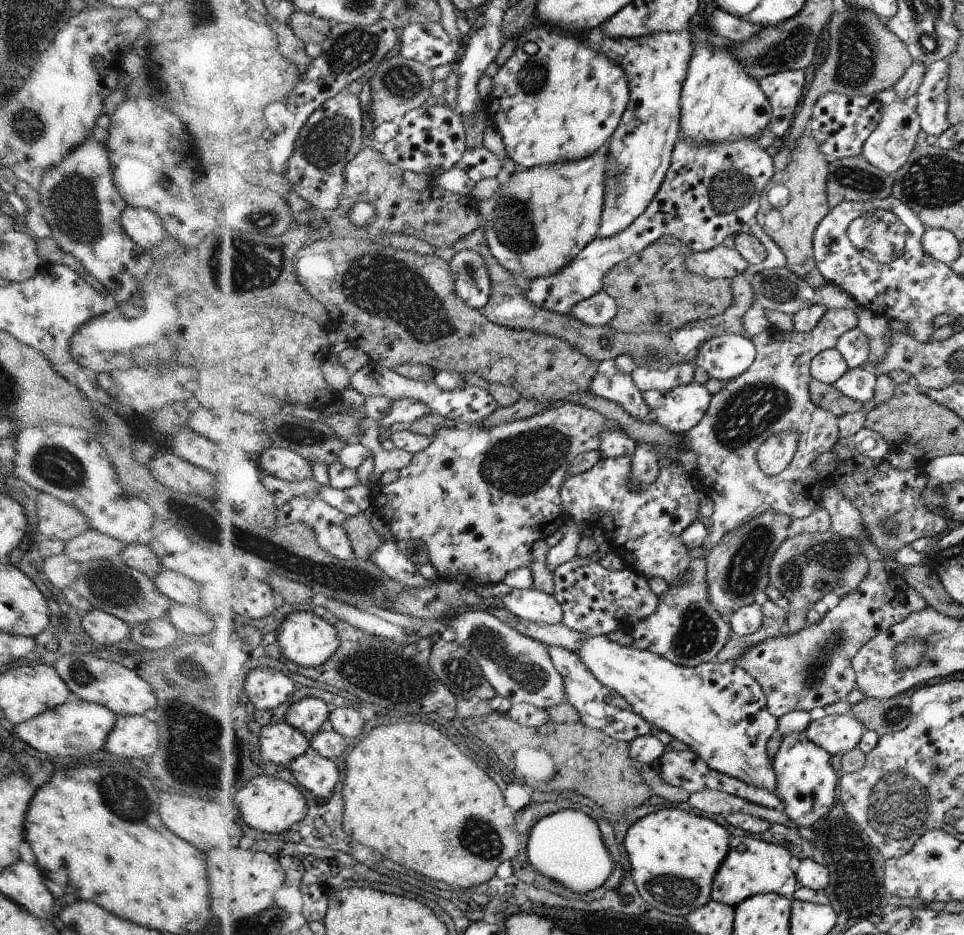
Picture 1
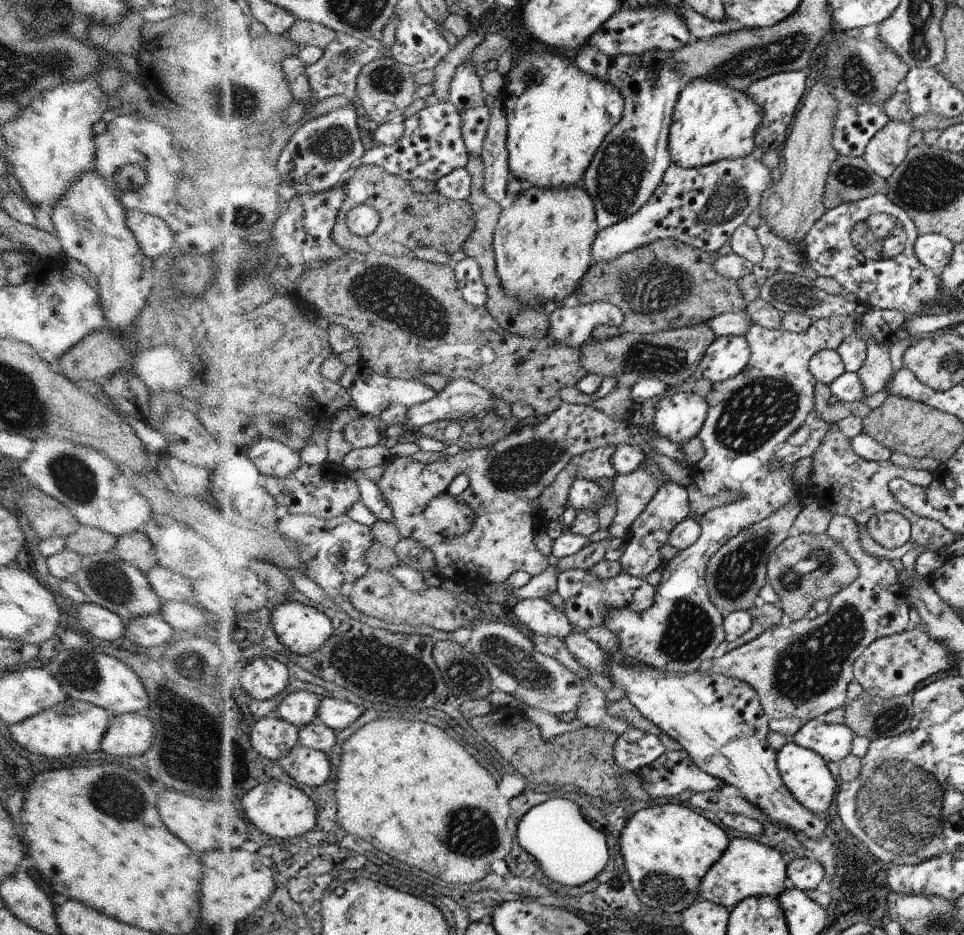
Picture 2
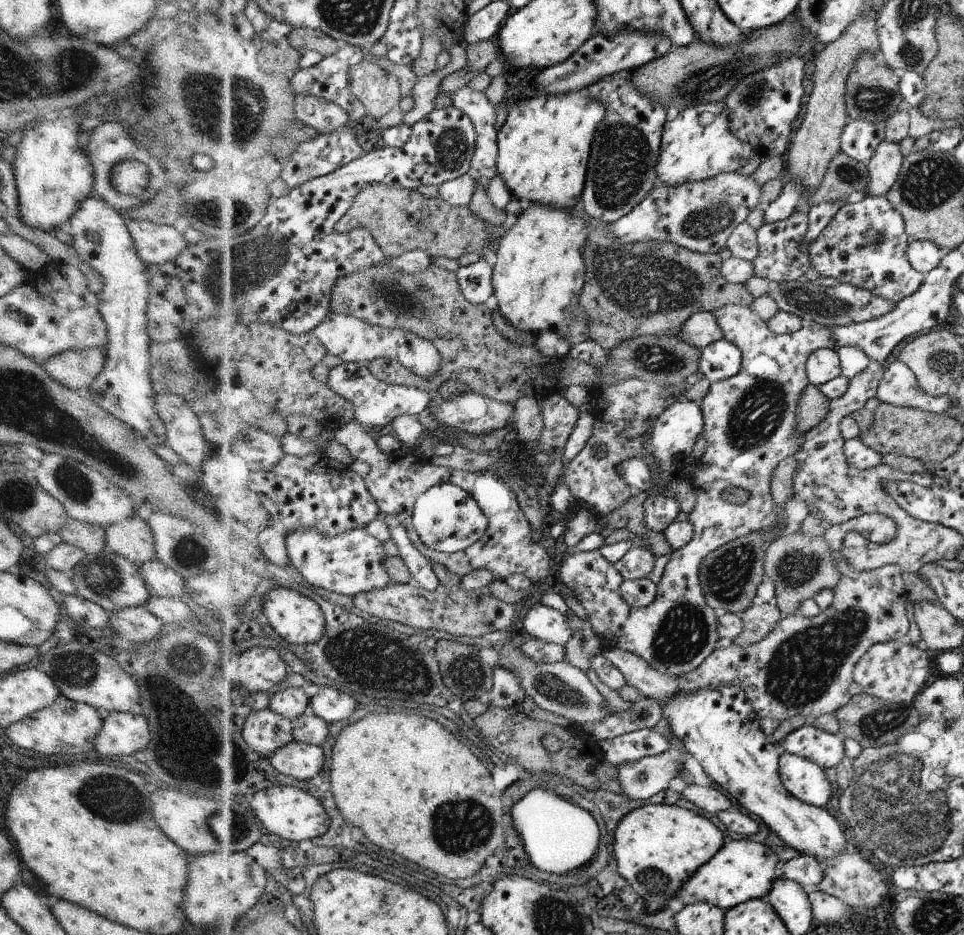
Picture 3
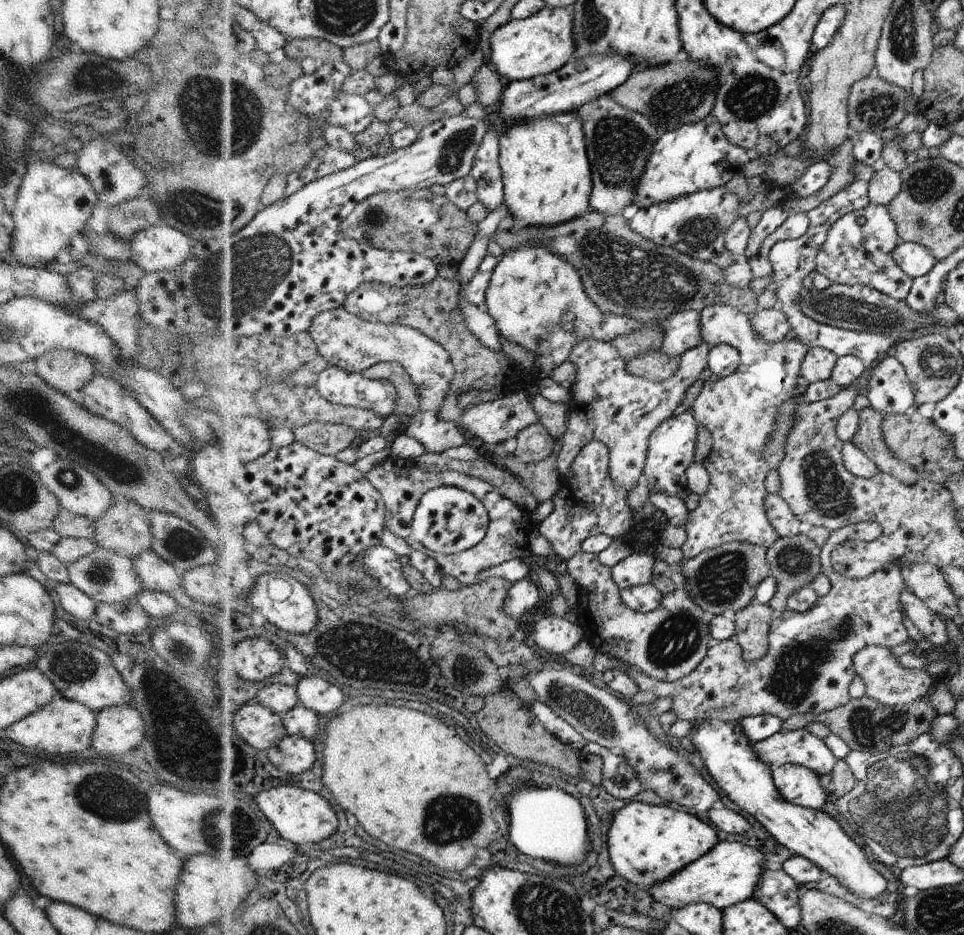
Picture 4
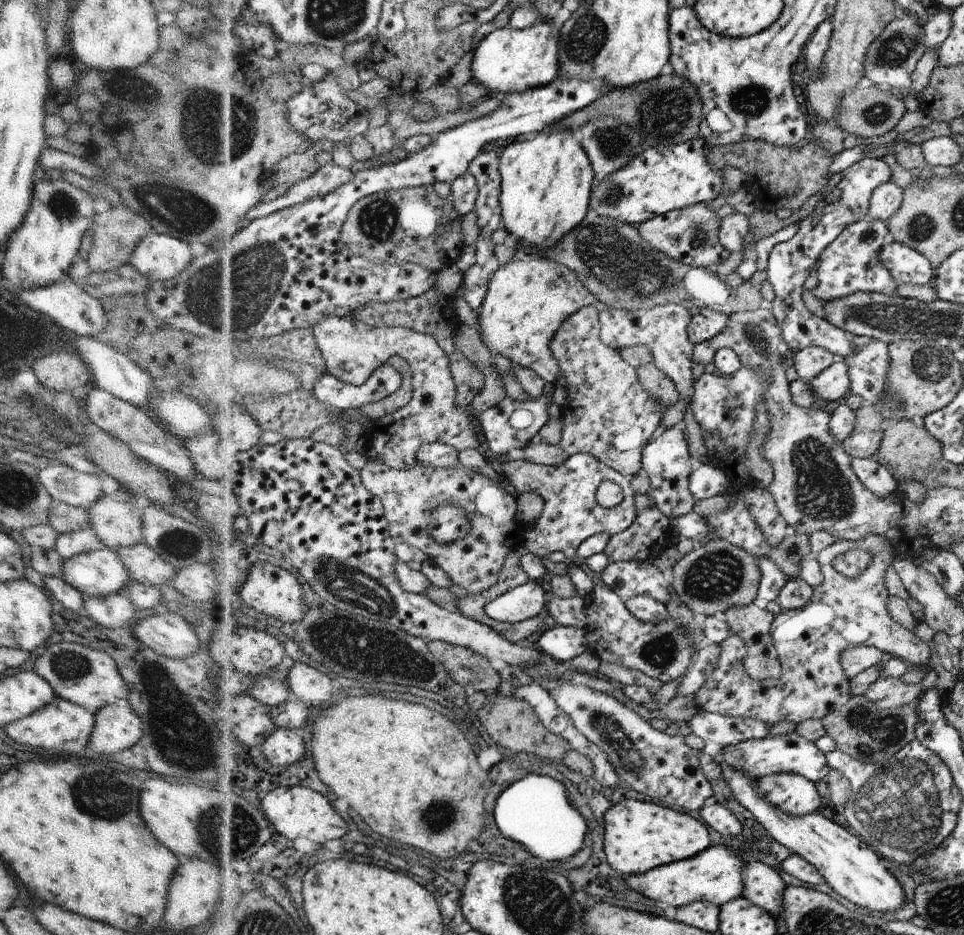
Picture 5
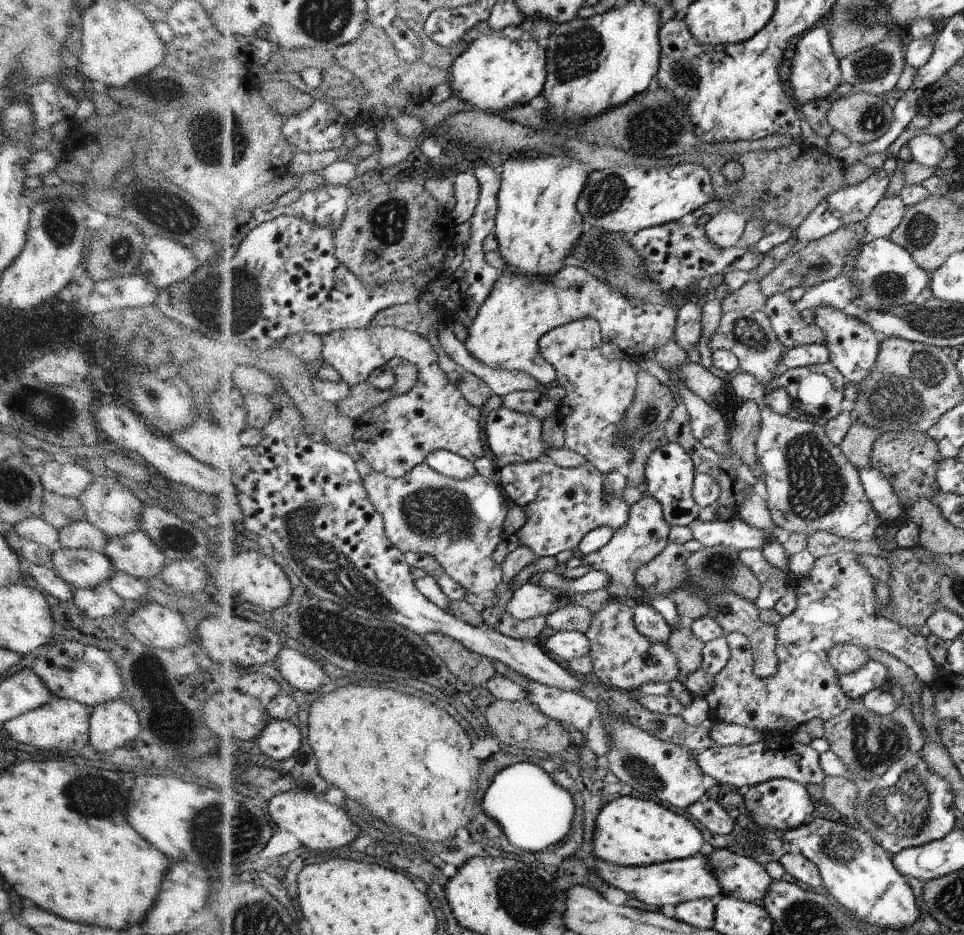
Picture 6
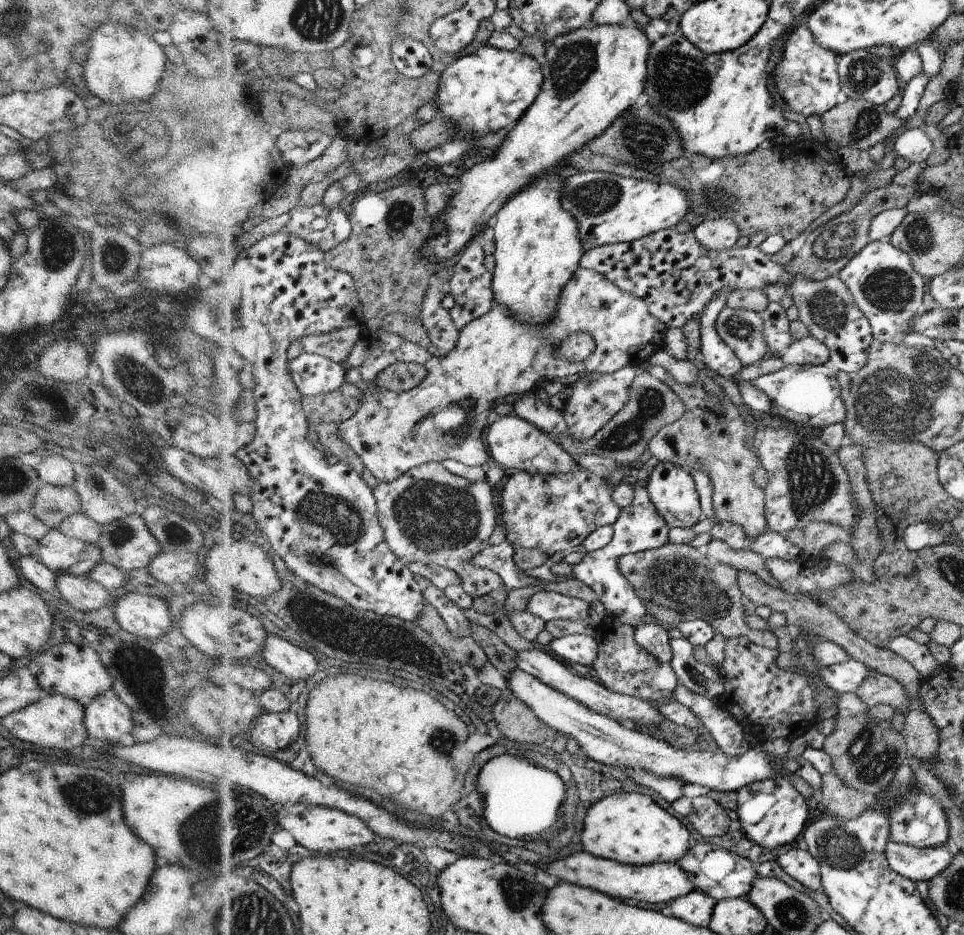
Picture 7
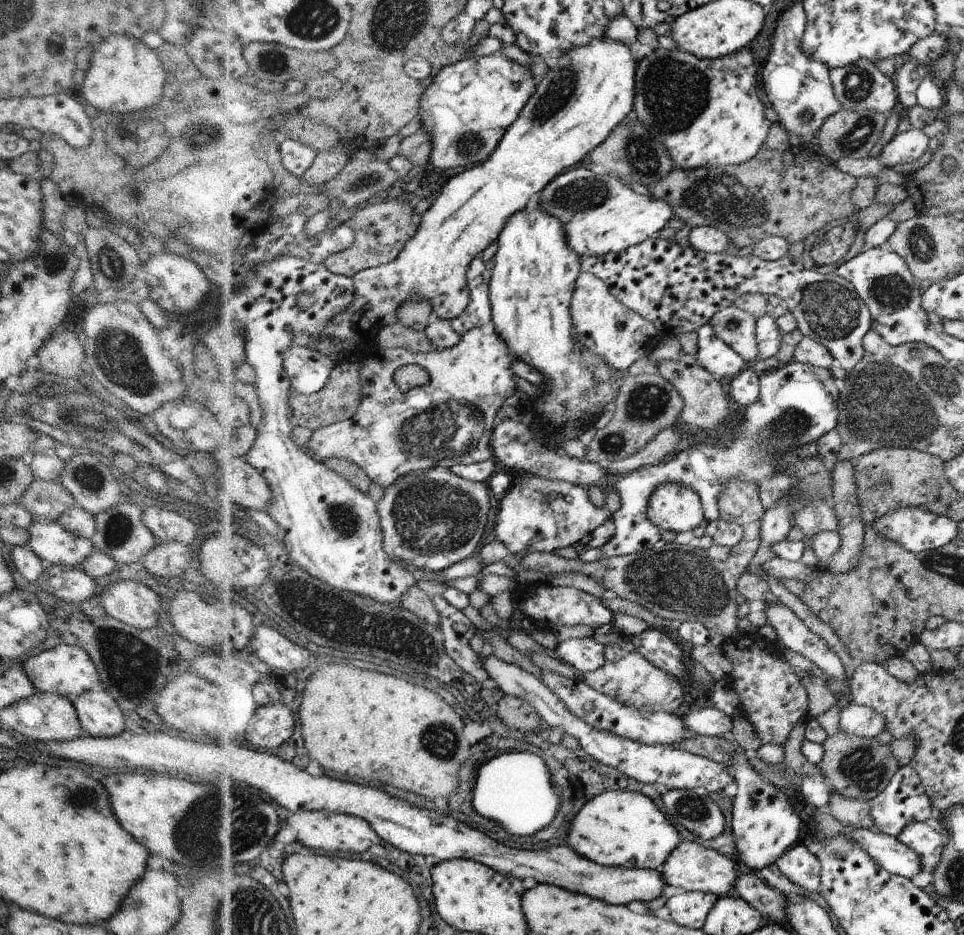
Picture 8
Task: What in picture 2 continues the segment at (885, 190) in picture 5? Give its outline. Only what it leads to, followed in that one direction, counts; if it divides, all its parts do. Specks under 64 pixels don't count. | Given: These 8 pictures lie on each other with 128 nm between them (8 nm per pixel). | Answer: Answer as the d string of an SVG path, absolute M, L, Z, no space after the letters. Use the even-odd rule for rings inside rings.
M888 121L888 124L874 134L870 144L866 146L863 159L874 174L882 180L888 180L892 173L906 158L909 149L908 138L914 128L911 122Z

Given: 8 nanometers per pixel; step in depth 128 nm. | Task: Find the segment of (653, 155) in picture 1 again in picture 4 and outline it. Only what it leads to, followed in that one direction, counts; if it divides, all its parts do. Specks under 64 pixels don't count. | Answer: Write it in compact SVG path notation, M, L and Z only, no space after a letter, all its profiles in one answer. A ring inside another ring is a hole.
M610 93L596 98L589 105L577 110L585 122L585 139L588 143L589 162L593 170L593 194L589 198L590 209L600 215L616 215L634 202L638 182L645 174L645 166L653 154L657 142L657 127L633 110L622 108L612 100Z

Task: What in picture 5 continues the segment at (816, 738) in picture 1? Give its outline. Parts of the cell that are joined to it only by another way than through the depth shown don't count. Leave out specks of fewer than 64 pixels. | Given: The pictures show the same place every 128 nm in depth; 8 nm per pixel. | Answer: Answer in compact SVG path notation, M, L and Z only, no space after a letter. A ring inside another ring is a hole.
M796 731L786 735L780 734L780 736L774 736L774 738L748 739L739 745L724 747L720 757L713 759L713 761L724 767L731 767L732 770L740 769L754 780L772 773L790 773L809 778L810 782L819 782L826 780L831 770L828 762L826 762L825 753L816 748L815 742L802 738Z

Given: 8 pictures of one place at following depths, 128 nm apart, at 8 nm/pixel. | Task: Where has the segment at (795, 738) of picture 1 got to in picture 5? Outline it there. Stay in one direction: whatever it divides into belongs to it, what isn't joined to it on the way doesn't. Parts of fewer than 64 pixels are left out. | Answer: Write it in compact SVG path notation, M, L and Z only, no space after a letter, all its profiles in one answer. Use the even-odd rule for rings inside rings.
M778 773L758 780L760 792L772 806L790 816L806 816L818 811L822 804L820 794L809 778L799 774Z

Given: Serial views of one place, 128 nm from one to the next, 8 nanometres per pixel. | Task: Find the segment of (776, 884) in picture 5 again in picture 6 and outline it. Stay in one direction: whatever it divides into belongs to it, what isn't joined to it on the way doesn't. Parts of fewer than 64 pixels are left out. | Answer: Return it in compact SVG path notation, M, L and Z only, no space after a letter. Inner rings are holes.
M714 848L706 854L706 860L721 882L724 896L760 904L773 884L769 871L756 859L735 854L726 848Z

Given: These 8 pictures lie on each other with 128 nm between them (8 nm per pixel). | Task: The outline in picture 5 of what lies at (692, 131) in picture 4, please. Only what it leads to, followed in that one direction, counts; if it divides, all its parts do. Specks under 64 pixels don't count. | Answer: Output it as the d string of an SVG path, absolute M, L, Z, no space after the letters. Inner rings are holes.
M700 135L687 142L686 146L676 144L648 148L628 165L622 166L604 180L593 183L589 215L612 218L622 224L637 227L644 225L650 218L662 216L673 210L712 202L721 195L724 169L716 170L706 160L711 147L709 140Z

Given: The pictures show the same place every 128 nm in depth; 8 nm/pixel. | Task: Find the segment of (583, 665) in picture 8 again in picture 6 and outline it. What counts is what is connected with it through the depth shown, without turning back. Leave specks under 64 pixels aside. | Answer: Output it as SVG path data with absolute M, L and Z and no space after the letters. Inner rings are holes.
M560 631L540 640L542 647L557 661L567 665L569 660L589 654L592 643L586 634Z

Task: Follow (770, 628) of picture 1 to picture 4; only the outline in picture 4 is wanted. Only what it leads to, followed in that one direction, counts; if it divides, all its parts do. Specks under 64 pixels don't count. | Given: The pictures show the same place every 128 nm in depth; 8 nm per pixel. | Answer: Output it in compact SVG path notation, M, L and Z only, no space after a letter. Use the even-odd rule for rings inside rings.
M751 603L732 615L737 625L734 636L744 651L746 662L760 660L768 654L771 622L776 615L769 604Z

